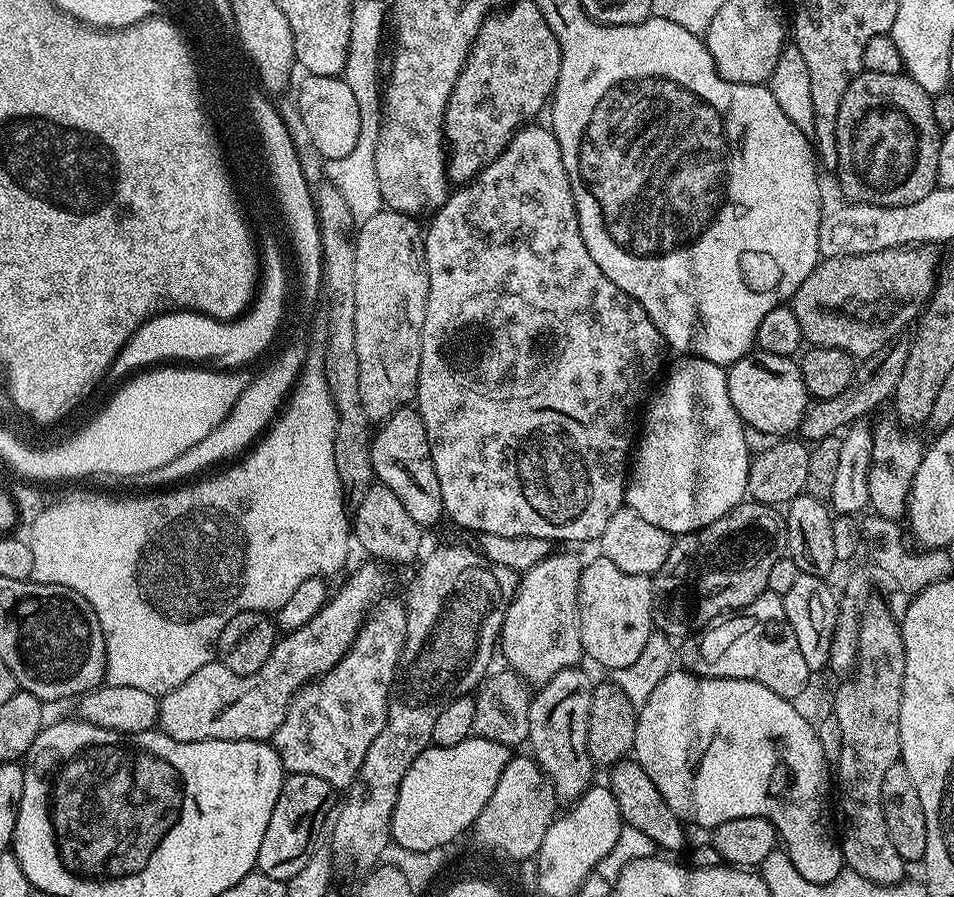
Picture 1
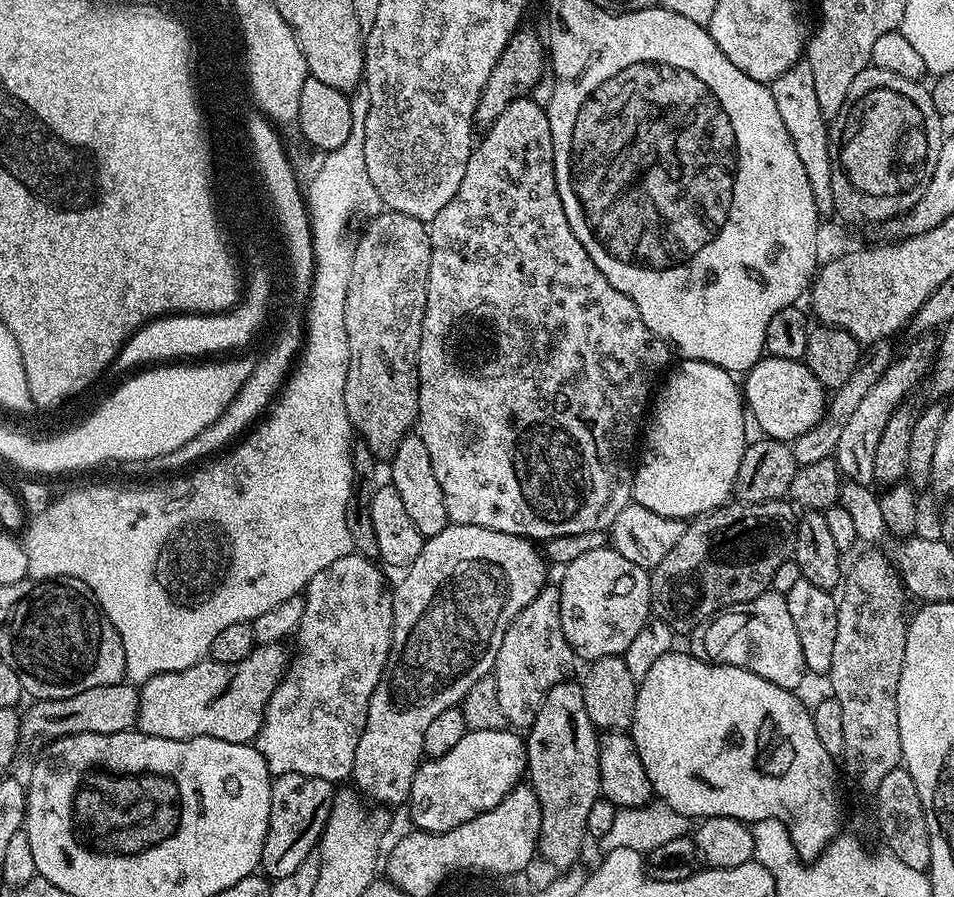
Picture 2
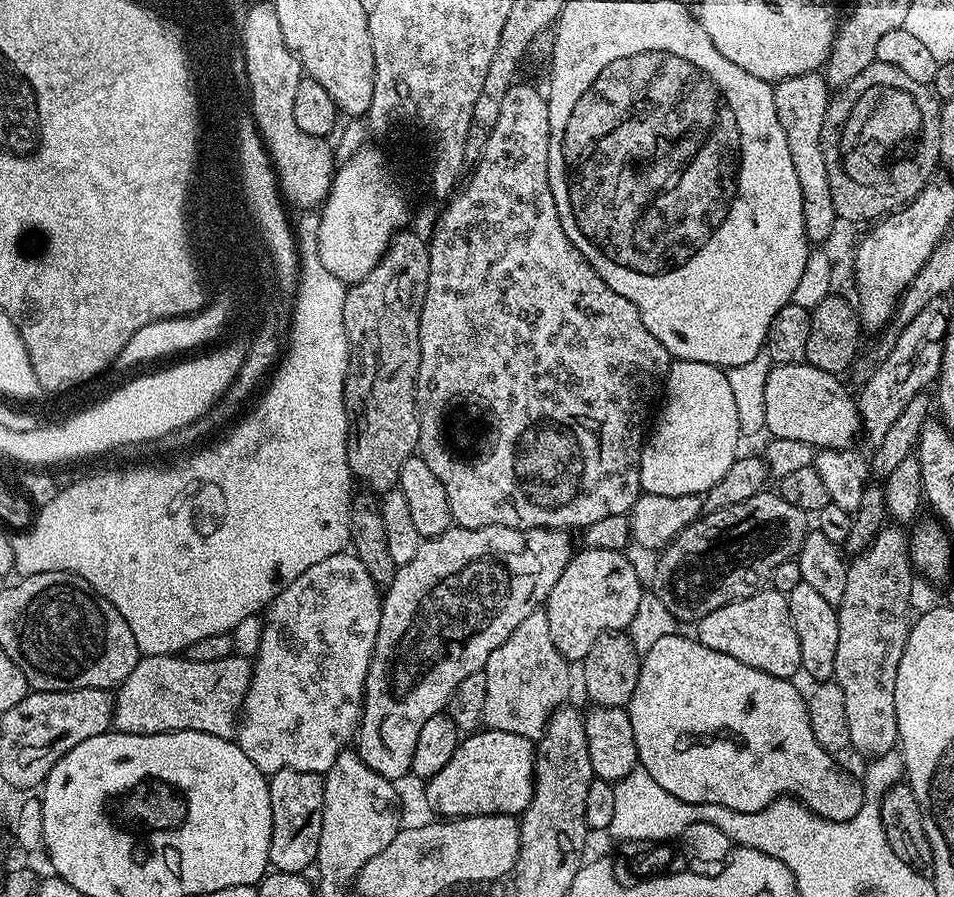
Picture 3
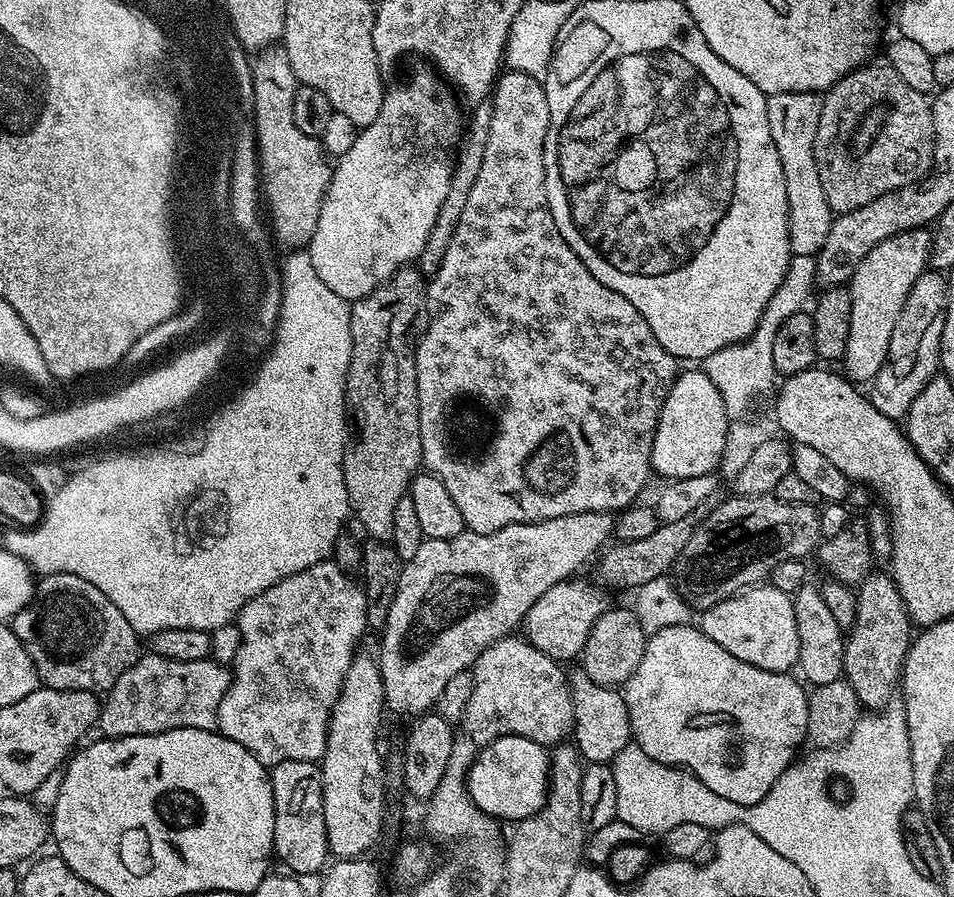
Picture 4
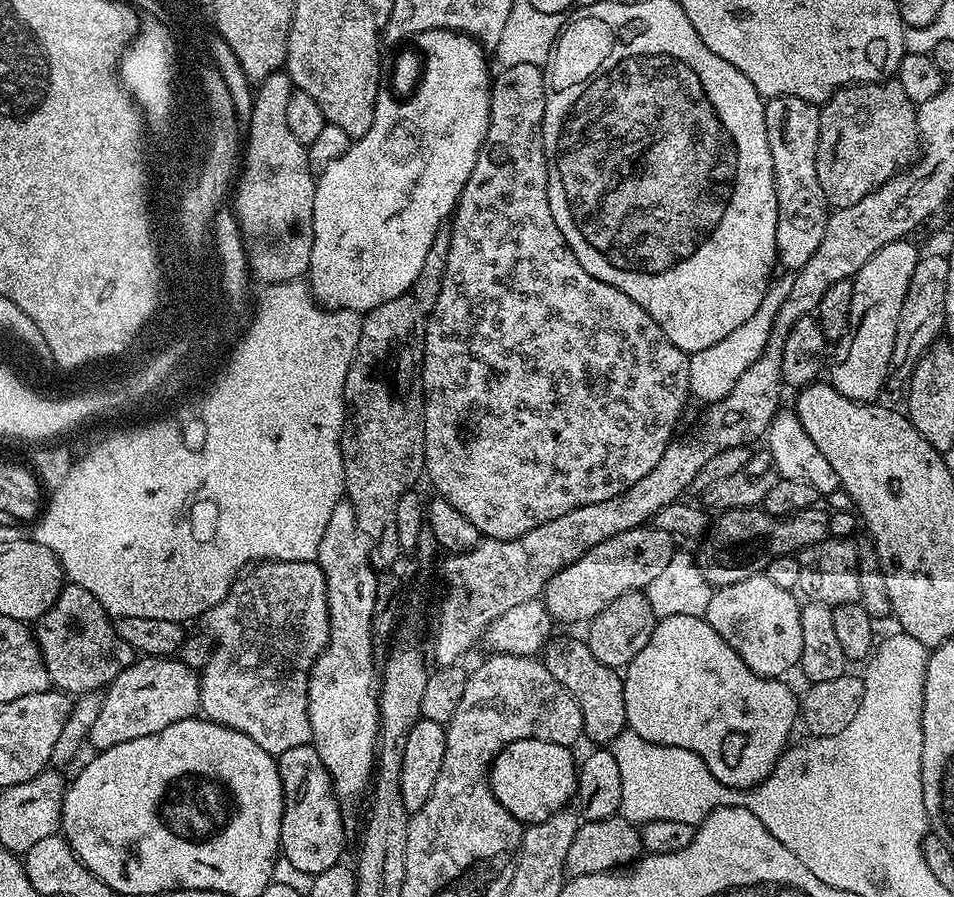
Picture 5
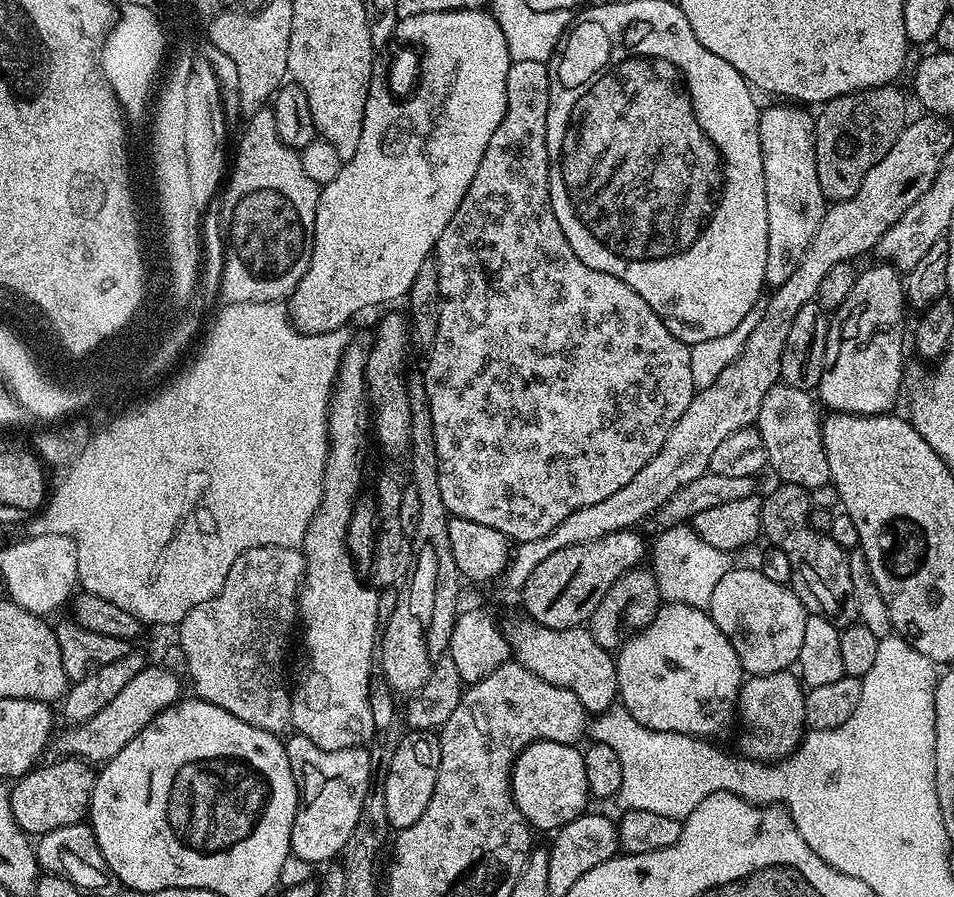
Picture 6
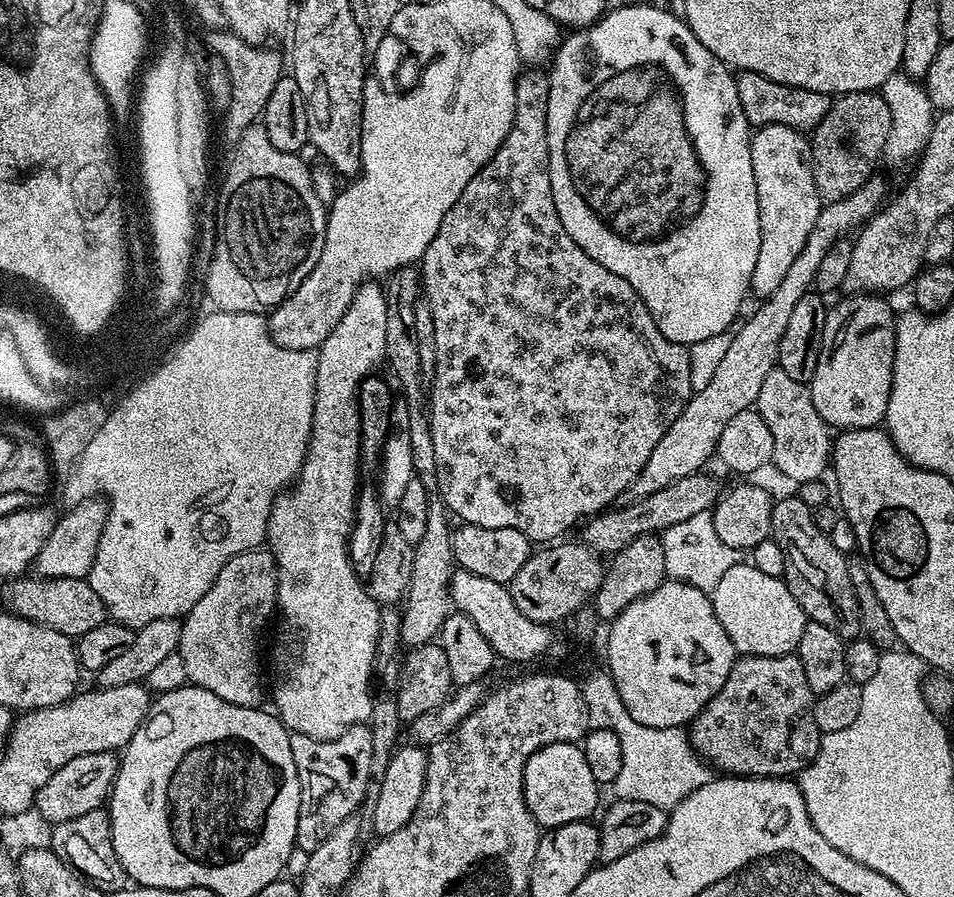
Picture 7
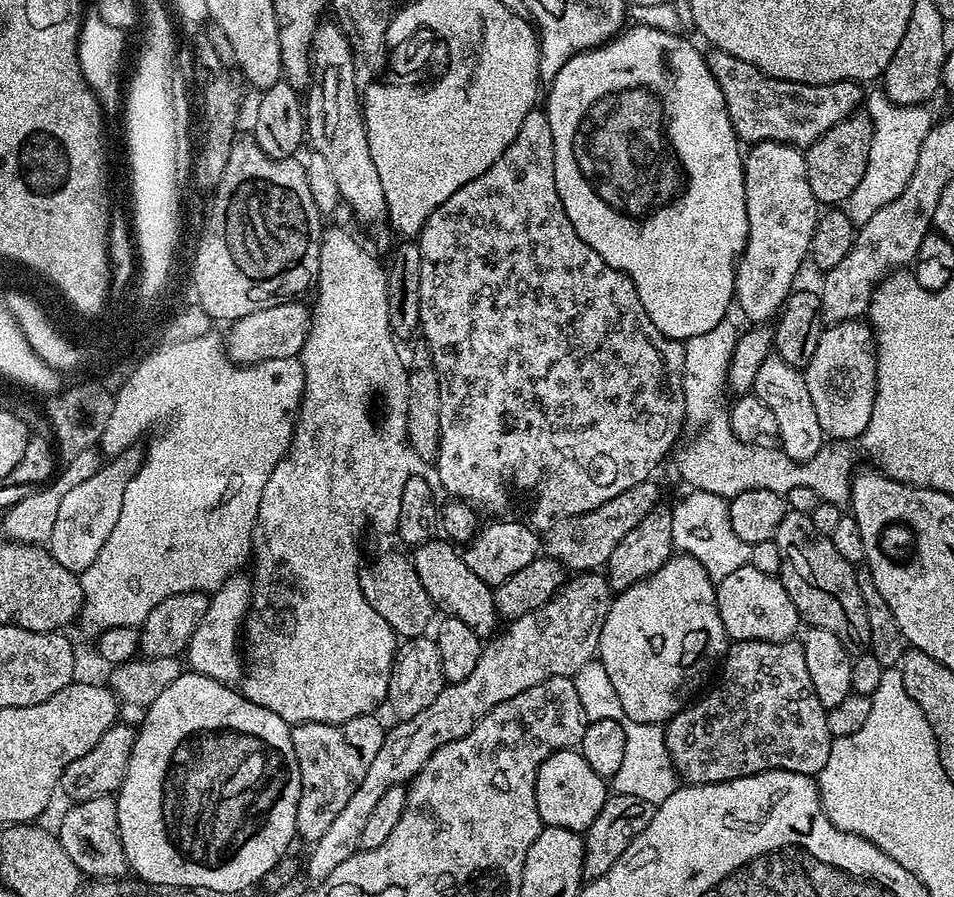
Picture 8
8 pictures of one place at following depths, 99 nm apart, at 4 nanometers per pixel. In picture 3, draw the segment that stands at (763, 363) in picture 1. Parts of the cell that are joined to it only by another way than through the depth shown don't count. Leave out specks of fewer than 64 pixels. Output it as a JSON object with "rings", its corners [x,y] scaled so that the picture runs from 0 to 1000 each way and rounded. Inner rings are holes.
{"rings":[[[846,404],[812,407],[803,421],[802,478],[812,488],[832,488],[834,495],[847,495],[853,502],[892,501],[893,489],[904,482],[901,452],[881,424],[877,416],[857,412]]]}

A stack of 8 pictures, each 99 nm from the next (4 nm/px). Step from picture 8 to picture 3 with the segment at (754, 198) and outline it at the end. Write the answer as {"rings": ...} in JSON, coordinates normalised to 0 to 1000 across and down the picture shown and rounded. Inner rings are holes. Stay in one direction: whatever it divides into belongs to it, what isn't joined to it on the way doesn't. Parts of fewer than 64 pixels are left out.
{"rings":[[[846,80],[817,90],[809,104],[816,136],[820,136],[820,145],[824,145],[824,159],[828,163],[828,176],[836,194],[836,207],[841,207],[845,261],[852,273],[860,274],[863,268],[871,265],[878,251],[874,221],[870,221],[870,198],[866,198],[866,176],[862,176],[862,136],[866,136],[870,95],[860,80]]]}

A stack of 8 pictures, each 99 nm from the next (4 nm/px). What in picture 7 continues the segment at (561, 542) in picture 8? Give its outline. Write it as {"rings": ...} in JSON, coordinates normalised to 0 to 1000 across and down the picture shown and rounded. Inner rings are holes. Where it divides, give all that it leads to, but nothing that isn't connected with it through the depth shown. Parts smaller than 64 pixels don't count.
{"rings":[[[733,525],[726,531],[711,533],[711,537],[686,551],[664,556],[664,562],[658,562],[655,566],[646,564],[619,576],[611,585],[611,605],[626,618],[645,618],[653,613],[665,600],[695,595],[702,586],[711,586],[711,582],[719,582],[719,577],[727,577],[727,573],[749,566],[757,552],[757,544],[755,545],[755,540],[748,532],[738,530],[737,525]]]}

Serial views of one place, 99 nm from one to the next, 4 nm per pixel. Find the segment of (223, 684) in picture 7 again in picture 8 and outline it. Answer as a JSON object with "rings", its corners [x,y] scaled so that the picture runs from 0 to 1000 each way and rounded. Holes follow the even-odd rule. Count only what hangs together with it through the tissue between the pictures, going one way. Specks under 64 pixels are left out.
{"rings":[[[244,640],[239,648],[221,661],[216,689],[208,693],[208,702],[203,702],[195,724],[196,744],[200,748],[212,751],[216,756],[224,756],[224,760],[233,760],[240,765],[253,761],[256,753],[254,739],[254,701],[260,680],[264,677],[263,641]]]}

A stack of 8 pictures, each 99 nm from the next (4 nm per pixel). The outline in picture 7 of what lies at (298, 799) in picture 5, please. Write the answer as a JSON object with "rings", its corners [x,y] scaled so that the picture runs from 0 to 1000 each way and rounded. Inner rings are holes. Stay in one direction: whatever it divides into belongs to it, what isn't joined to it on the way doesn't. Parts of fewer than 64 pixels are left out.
{"rings":[[[385,806],[373,807],[349,825],[334,825],[308,816],[304,819],[304,841],[308,841],[314,873],[310,945],[322,952],[332,945],[363,911],[374,909],[381,897],[389,867],[389,814]]]}

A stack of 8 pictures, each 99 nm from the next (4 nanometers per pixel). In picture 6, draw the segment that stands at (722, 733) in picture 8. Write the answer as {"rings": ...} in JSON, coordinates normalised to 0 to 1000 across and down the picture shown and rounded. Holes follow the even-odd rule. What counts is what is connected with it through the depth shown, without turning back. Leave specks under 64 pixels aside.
{"rings":[[[830,747],[812,749],[811,751],[799,751],[798,754],[784,754],[776,764],[776,778],[774,781],[774,807],[780,813],[776,816],[775,842],[785,847],[798,849],[812,849],[824,847],[833,838],[843,824],[845,815],[843,802],[843,778],[845,768],[835,750]]]}

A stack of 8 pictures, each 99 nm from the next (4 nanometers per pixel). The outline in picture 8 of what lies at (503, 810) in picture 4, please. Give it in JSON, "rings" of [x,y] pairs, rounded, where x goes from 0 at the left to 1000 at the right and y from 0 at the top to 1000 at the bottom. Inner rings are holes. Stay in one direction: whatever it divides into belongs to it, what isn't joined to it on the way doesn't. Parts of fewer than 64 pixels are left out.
{"rings":[[[594,834],[578,838],[564,854],[562,864],[562,893],[567,920],[577,923],[592,923],[611,929],[627,912],[639,886],[634,866],[618,858],[618,849],[610,845],[607,836]]]}

